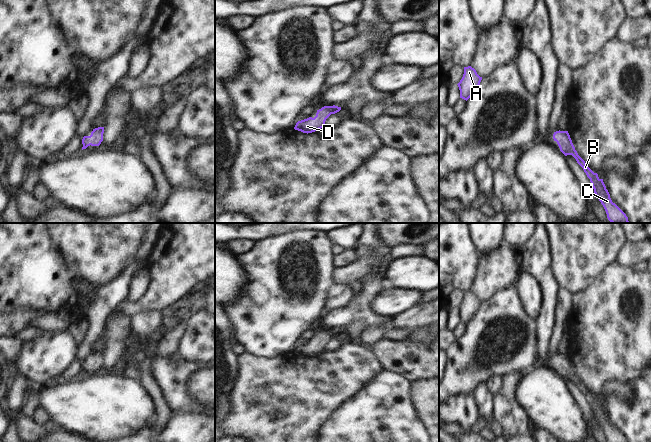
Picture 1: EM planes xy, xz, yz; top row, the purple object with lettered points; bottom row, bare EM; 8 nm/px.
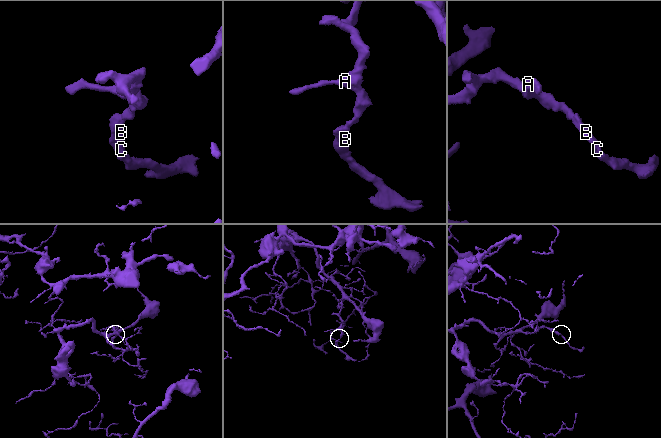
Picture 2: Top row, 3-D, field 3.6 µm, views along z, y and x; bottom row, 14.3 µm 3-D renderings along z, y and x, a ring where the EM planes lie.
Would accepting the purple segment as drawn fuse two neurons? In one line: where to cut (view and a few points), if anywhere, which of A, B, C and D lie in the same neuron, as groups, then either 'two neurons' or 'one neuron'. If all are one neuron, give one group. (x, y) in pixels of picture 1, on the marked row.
cut none; groups A B C D; one neuron

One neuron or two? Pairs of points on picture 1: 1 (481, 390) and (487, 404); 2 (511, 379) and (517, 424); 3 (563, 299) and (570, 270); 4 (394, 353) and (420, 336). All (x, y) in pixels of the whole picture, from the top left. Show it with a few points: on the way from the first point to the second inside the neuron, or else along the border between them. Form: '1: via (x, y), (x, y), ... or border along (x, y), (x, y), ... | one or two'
1: via (482, 393), (484, 401) | one
2: via (509, 390), (509, 413) | one
3: border along (560, 287), (566, 288), (574, 294) | two
4: border along (405, 339), (422, 342), (428, 348) | two

